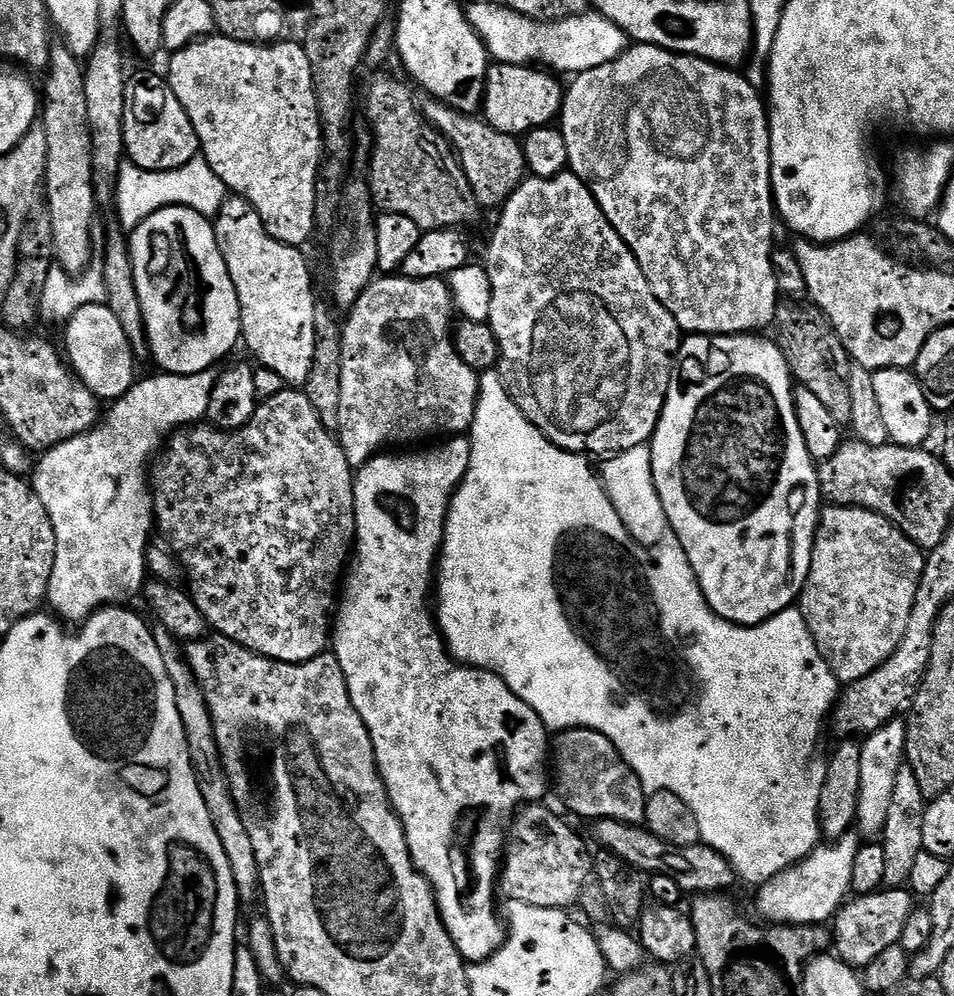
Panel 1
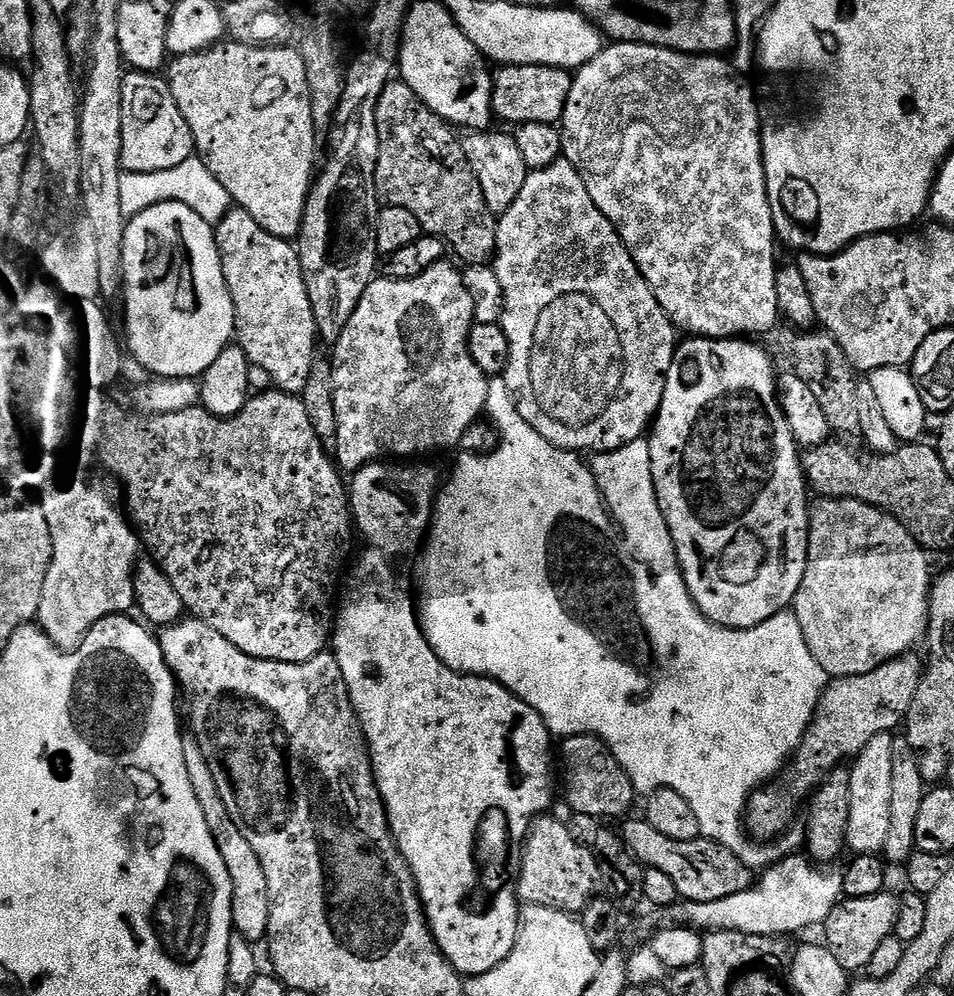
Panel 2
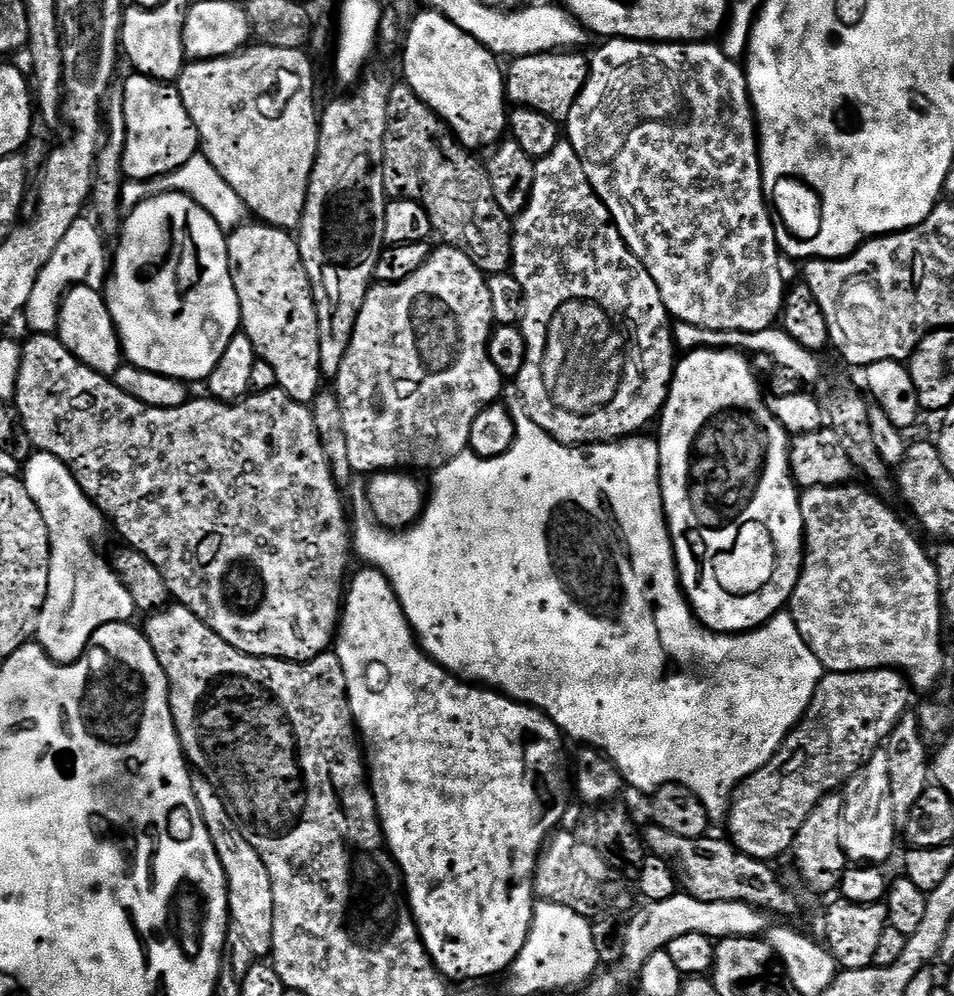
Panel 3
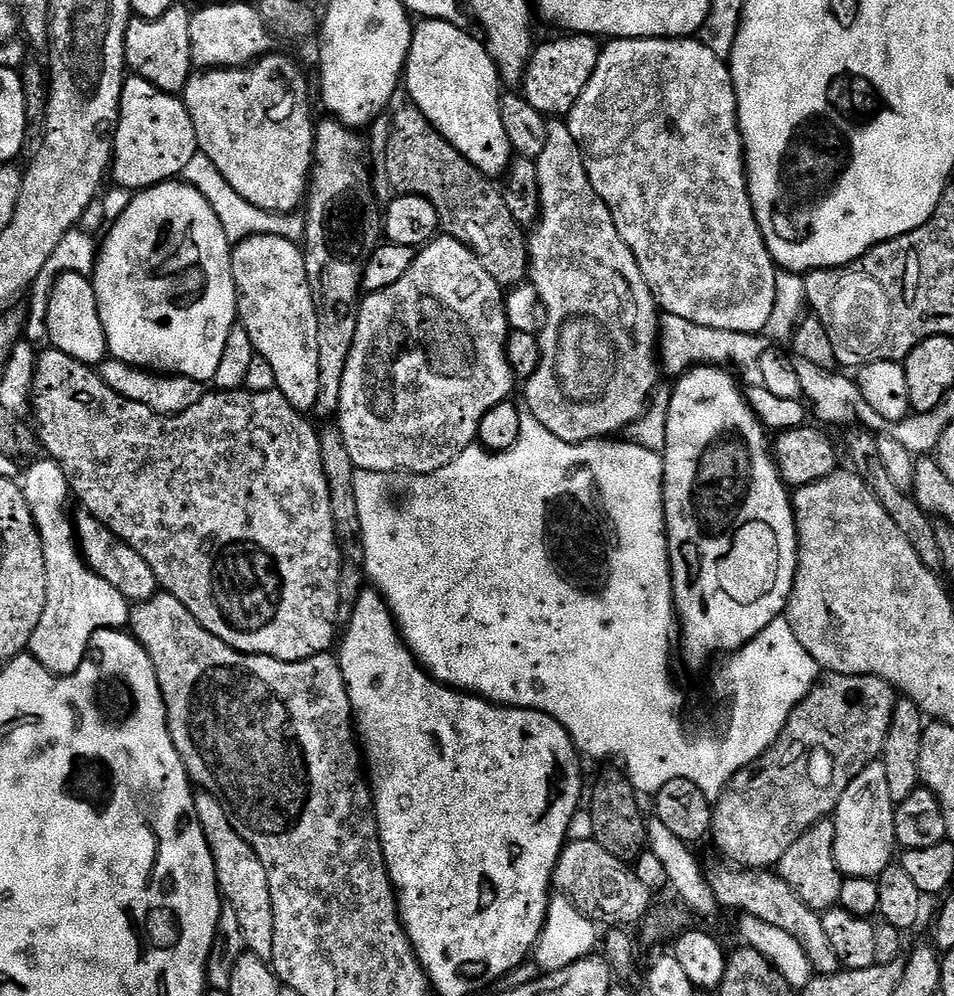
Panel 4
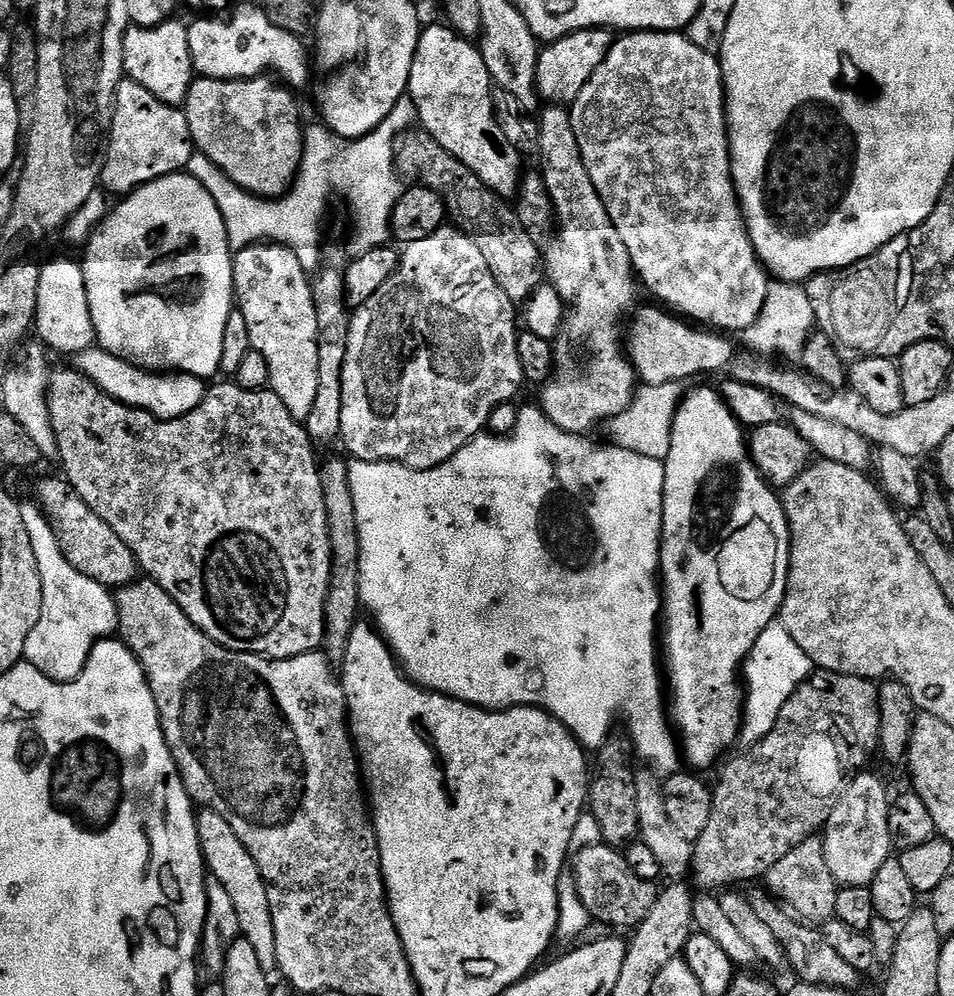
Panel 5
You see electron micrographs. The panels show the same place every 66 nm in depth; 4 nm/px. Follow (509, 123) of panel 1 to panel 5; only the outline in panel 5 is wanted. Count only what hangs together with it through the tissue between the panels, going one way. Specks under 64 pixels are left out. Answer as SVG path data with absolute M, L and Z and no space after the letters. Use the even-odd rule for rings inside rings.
M588 28L576 31L560 40L545 43L540 49L536 71L536 95L552 106L568 106L576 100L586 82L605 61L606 54L615 44L615 37L609 29Z

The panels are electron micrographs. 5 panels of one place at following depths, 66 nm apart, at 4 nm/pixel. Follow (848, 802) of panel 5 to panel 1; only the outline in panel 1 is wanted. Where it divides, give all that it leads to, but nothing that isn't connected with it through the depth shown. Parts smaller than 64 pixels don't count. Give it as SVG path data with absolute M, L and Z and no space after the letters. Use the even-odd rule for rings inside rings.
M897 718L863 737L860 747L862 766L858 769L860 777L858 778L858 810L855 823L861 837L876 838L884 831L886 817L890 811L890 798L894 798L894 778L898 778L898 770L906 763L904 747L907 729L907 723Z

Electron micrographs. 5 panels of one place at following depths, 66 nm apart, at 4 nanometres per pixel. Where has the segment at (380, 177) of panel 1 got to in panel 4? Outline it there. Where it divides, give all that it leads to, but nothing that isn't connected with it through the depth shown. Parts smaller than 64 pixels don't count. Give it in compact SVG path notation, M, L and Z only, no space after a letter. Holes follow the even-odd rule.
M415 106L400 108L392 116L388 145L384 148L384 172L397 193L421 196L438 212L441 229L462 241L482 262L486 274L502 286L525 283L528 246L525 229L506 210L503 191L496 188Z

